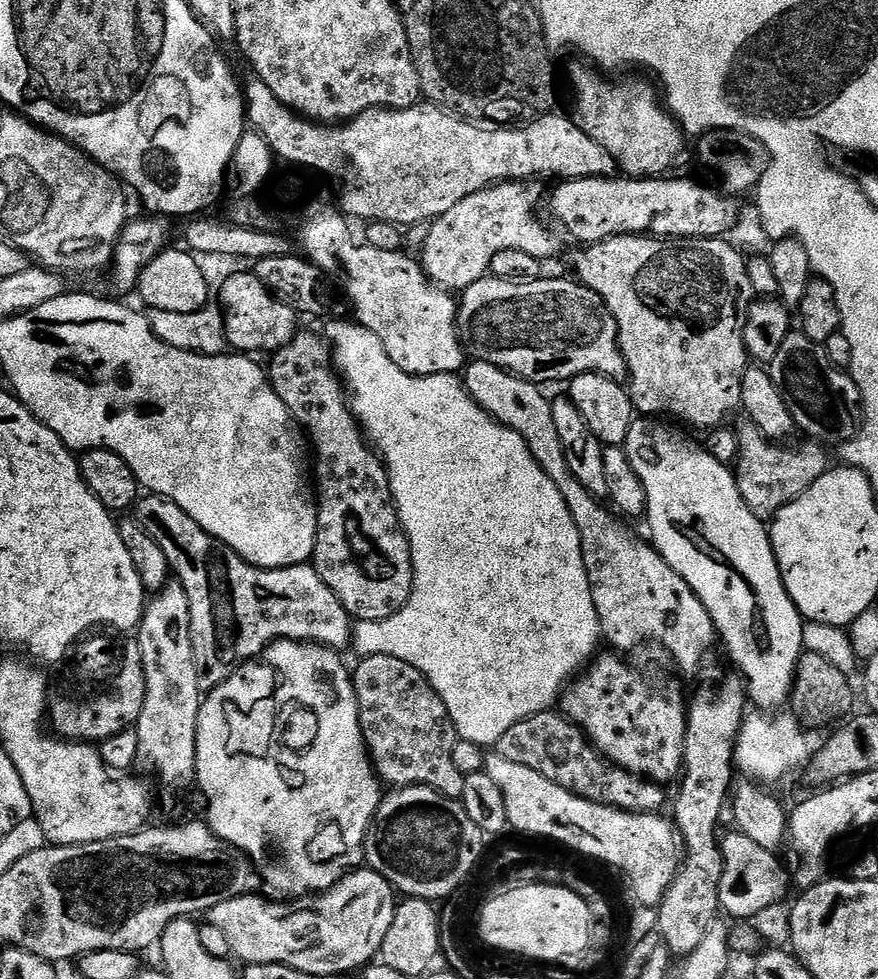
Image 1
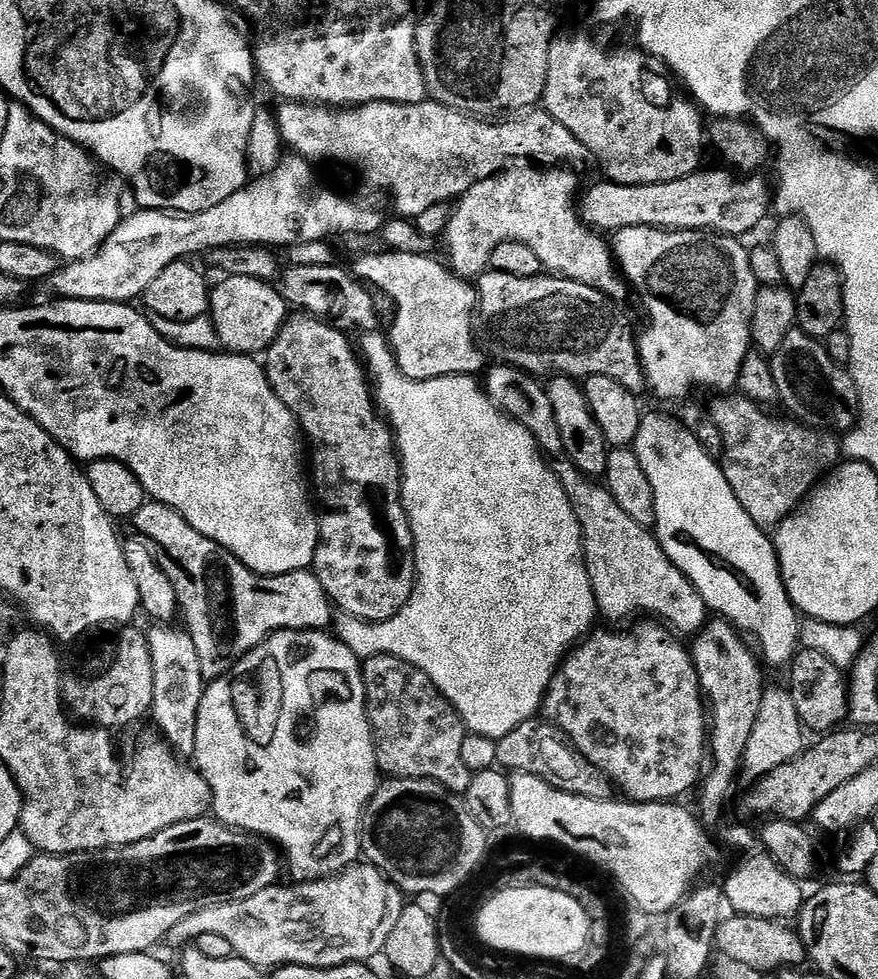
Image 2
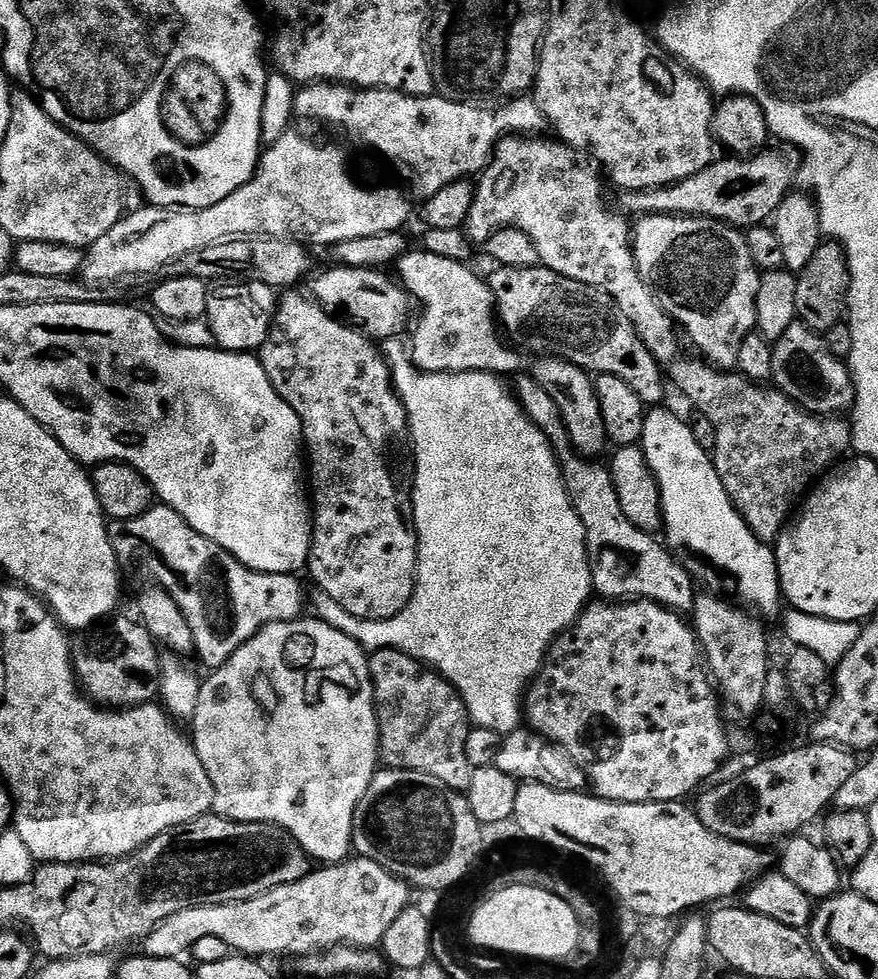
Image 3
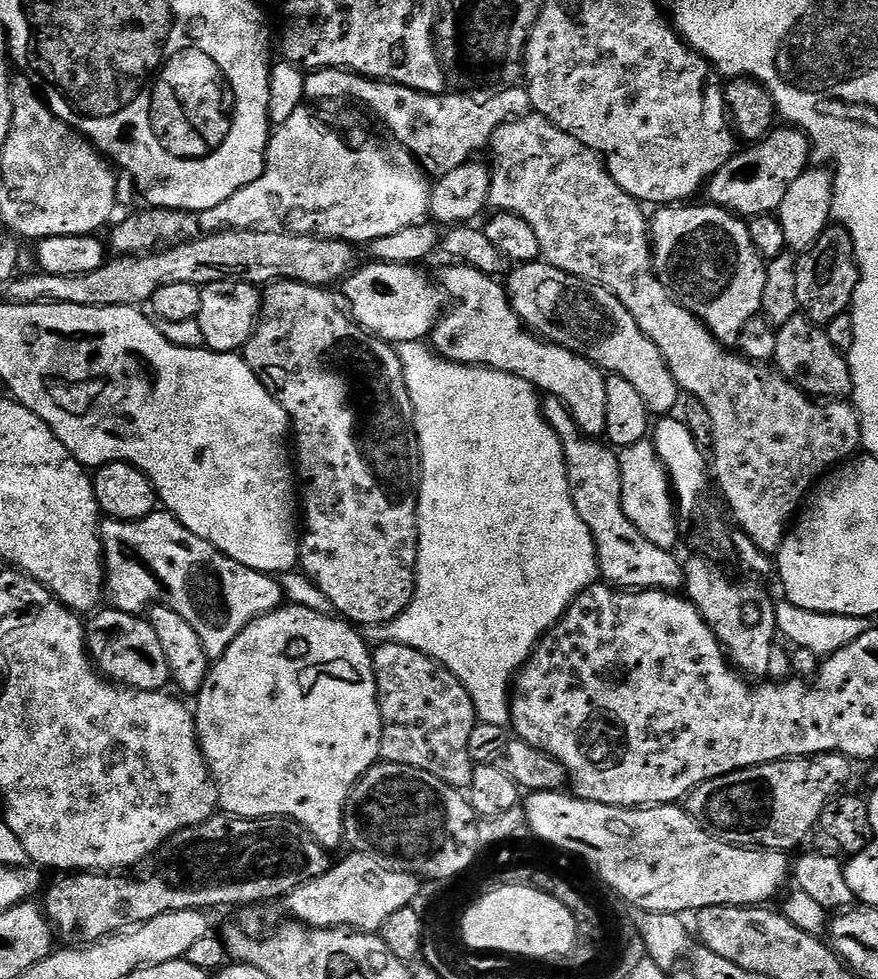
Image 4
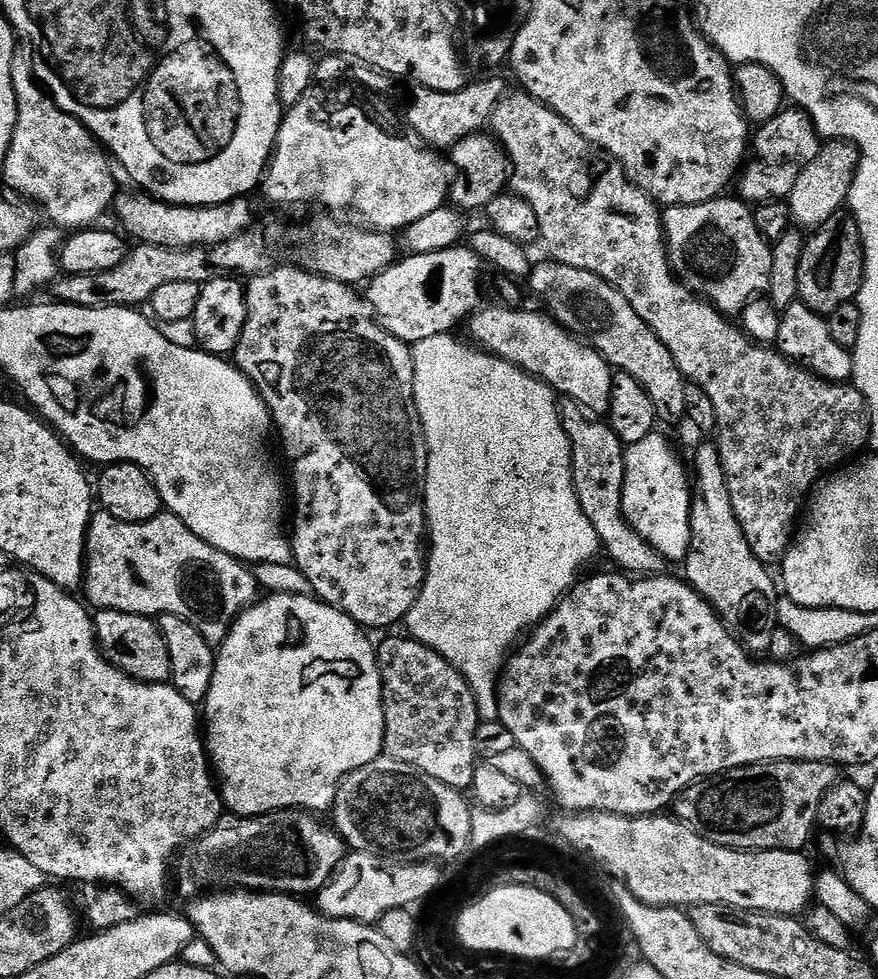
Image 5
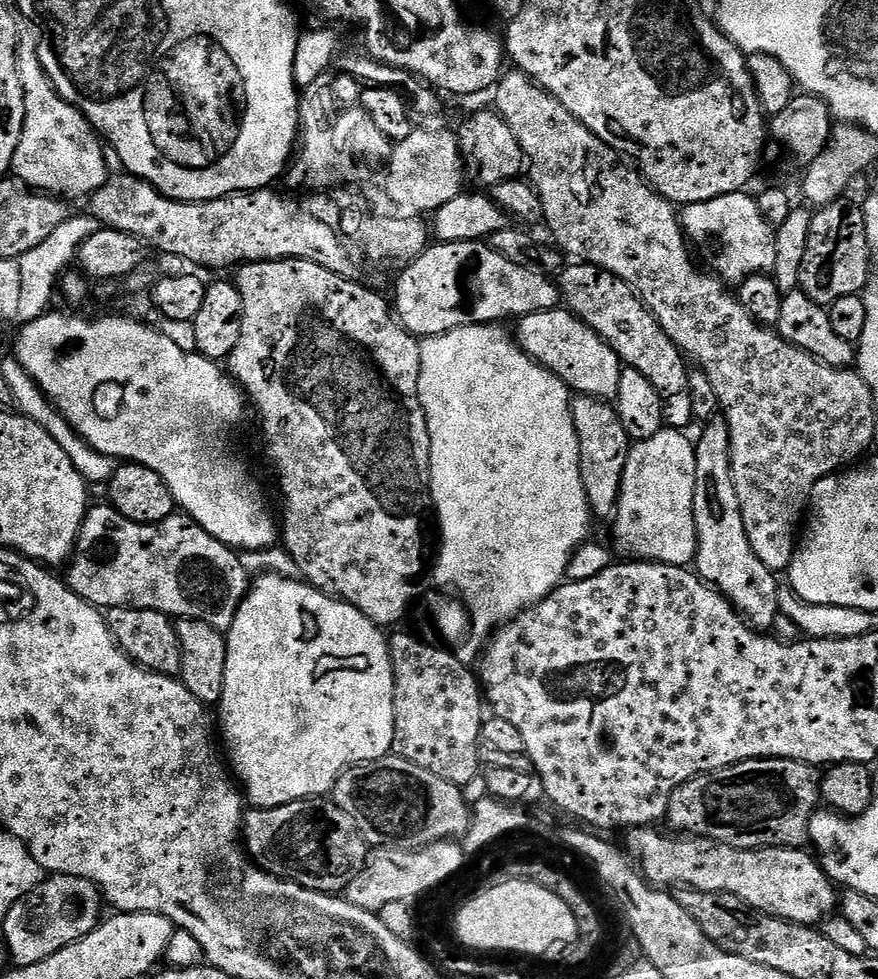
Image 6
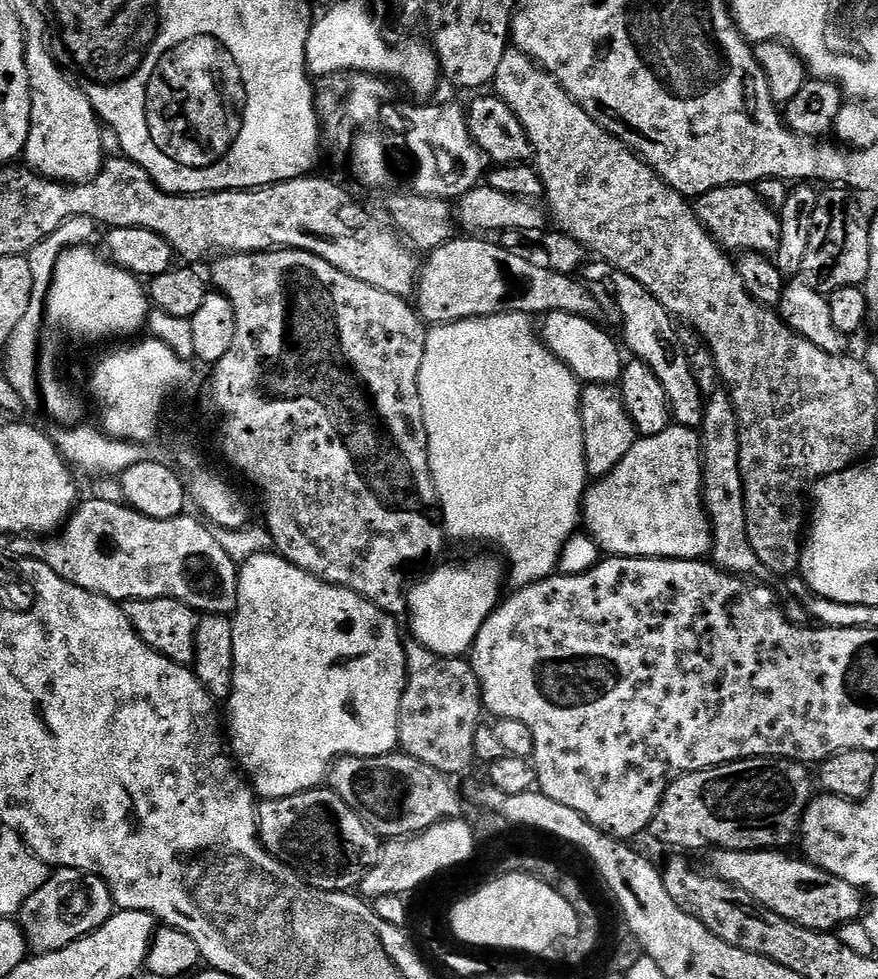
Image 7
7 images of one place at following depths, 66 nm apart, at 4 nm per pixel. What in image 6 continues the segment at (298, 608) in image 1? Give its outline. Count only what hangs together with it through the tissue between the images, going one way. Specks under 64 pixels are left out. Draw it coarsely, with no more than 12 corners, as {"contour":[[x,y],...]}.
{"contour":[[89,507],[66,583],[101,610],[232,625],[250,587],[187,514]]}

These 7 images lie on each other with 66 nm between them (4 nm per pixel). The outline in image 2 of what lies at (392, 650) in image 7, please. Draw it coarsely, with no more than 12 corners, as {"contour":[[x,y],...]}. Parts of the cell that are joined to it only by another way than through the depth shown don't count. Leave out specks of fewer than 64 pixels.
{"contour":[[282,630],[205,687],[215,819],[297,881],[361,859],[360,657]]}

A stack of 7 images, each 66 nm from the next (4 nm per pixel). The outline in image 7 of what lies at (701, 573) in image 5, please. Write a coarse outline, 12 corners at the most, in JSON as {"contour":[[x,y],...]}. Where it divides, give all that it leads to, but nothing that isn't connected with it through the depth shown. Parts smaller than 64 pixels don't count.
{"contour":[[727,391],[707,397],[700,434],[711,563],[760,568],[746,530],[740,423]]}

